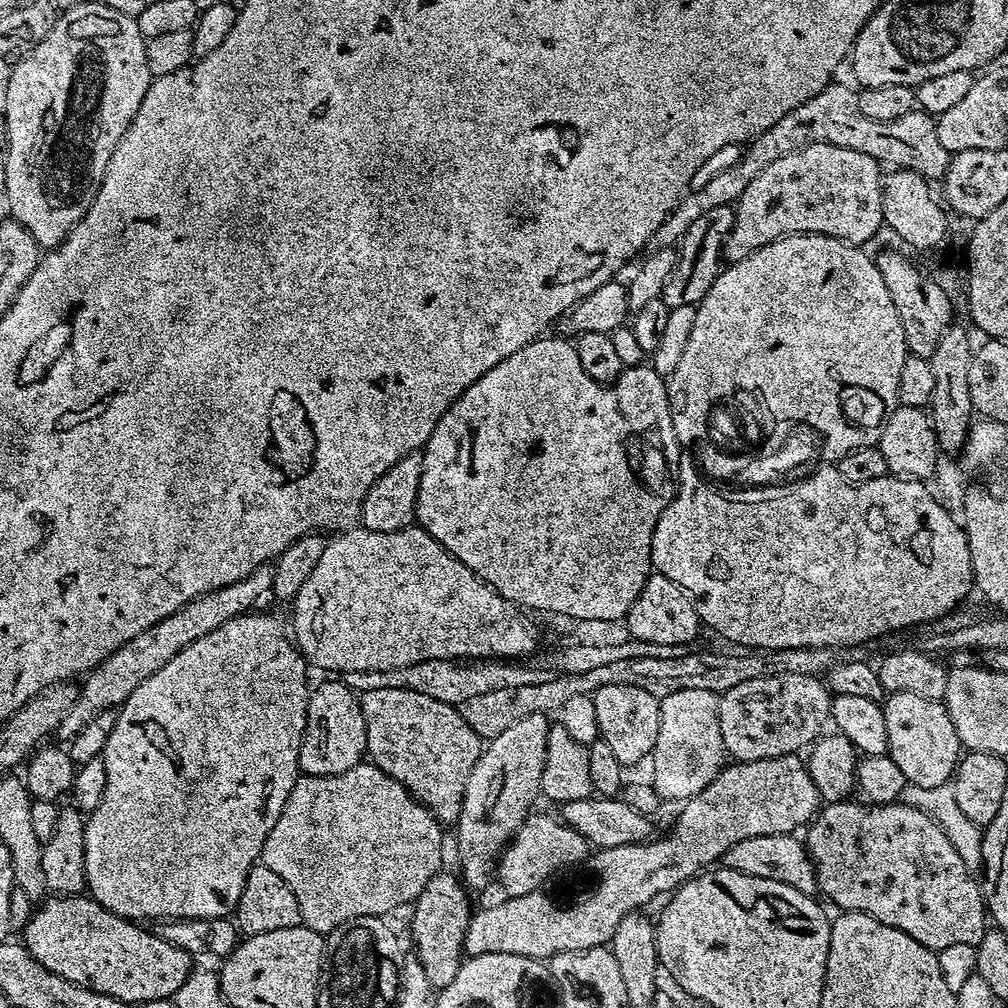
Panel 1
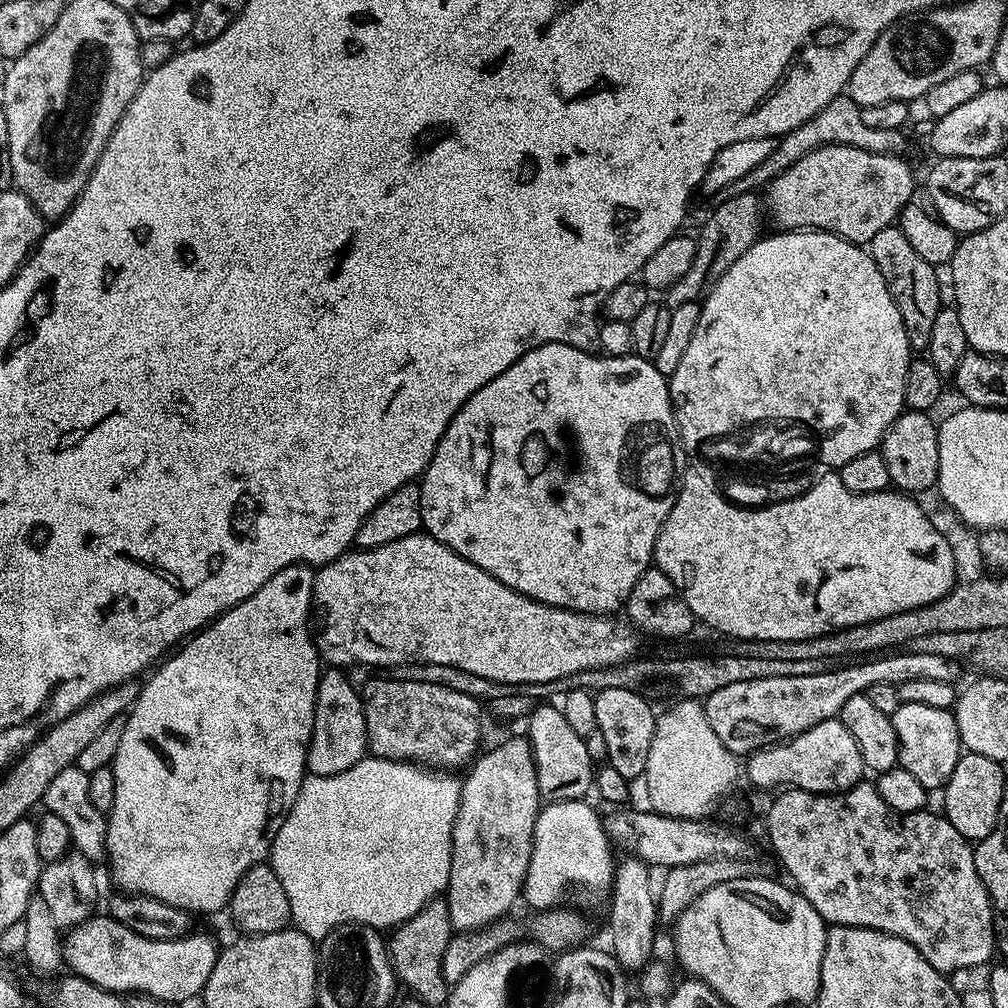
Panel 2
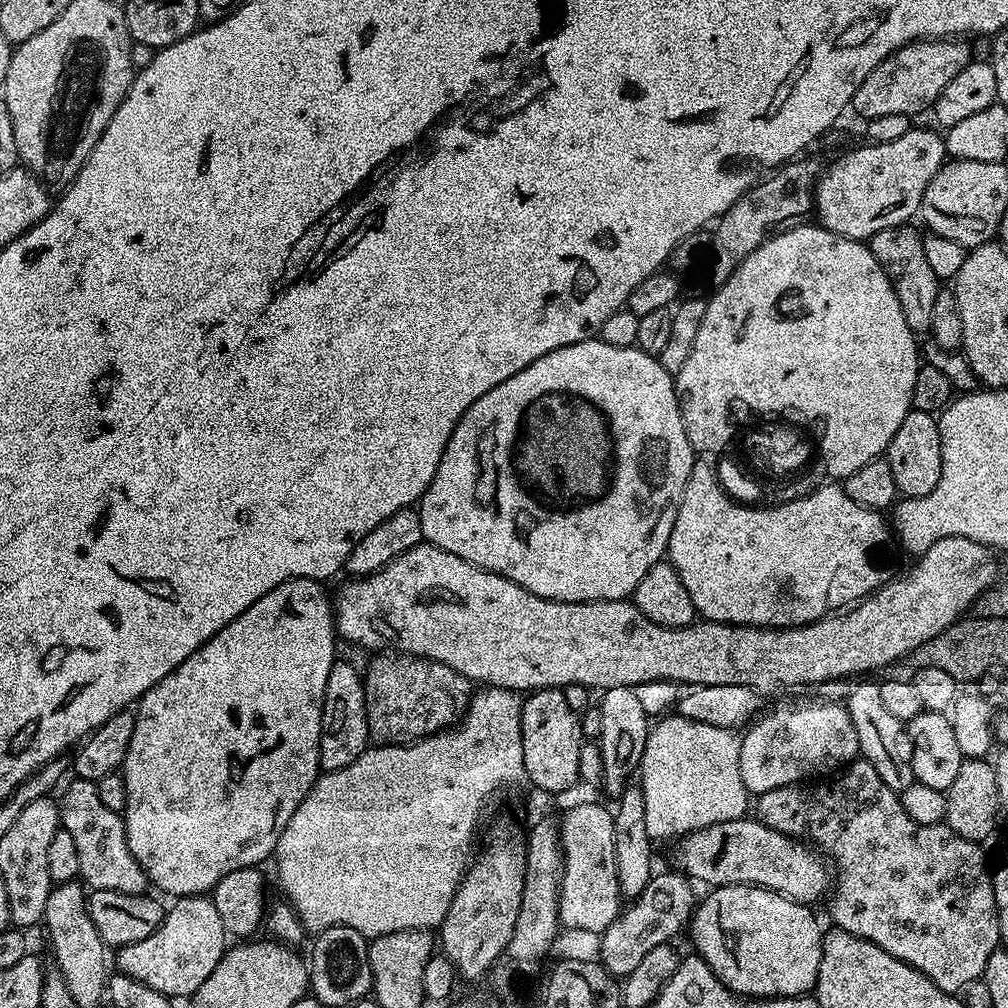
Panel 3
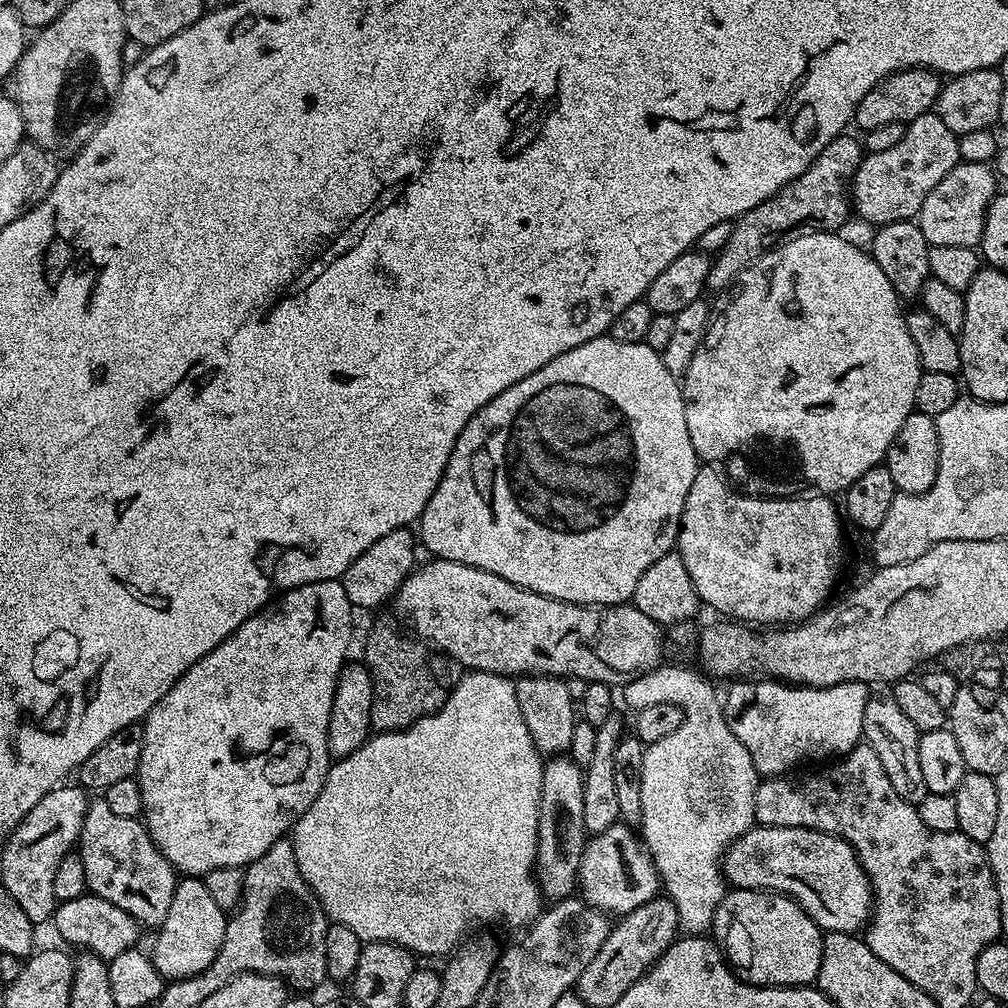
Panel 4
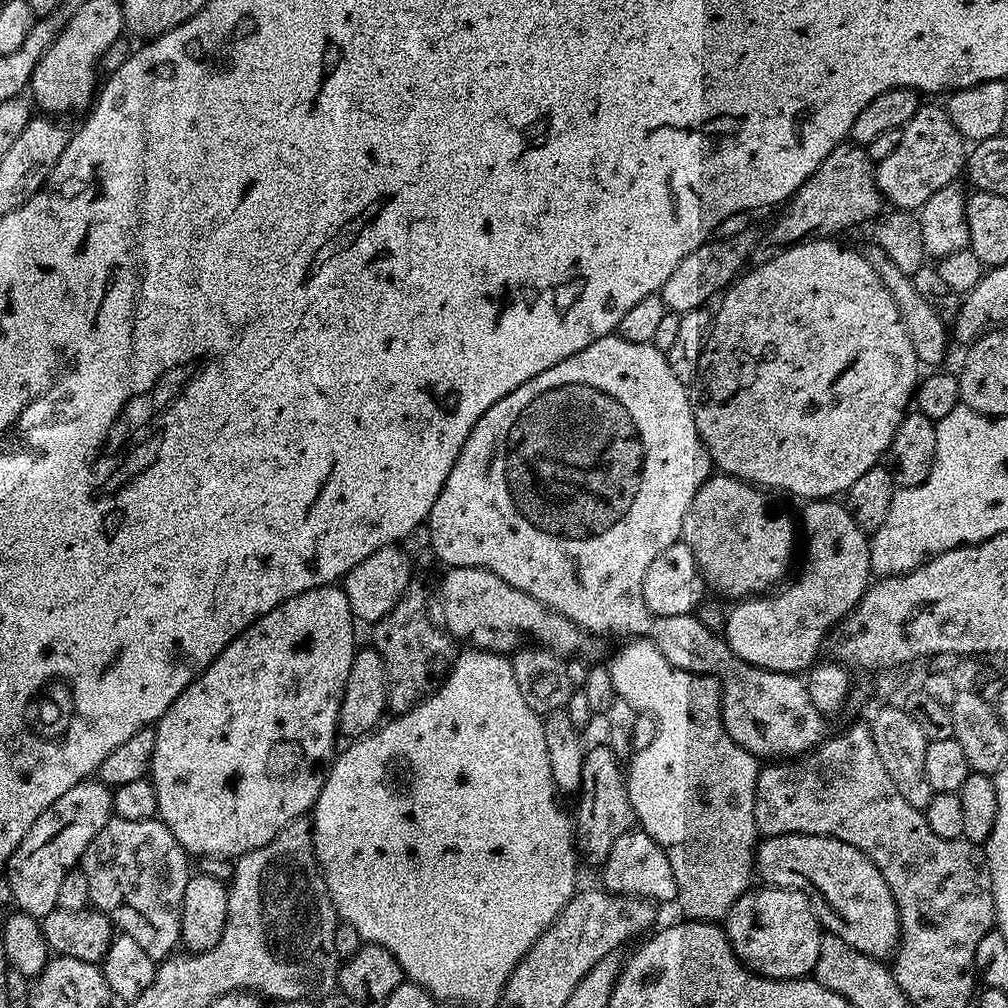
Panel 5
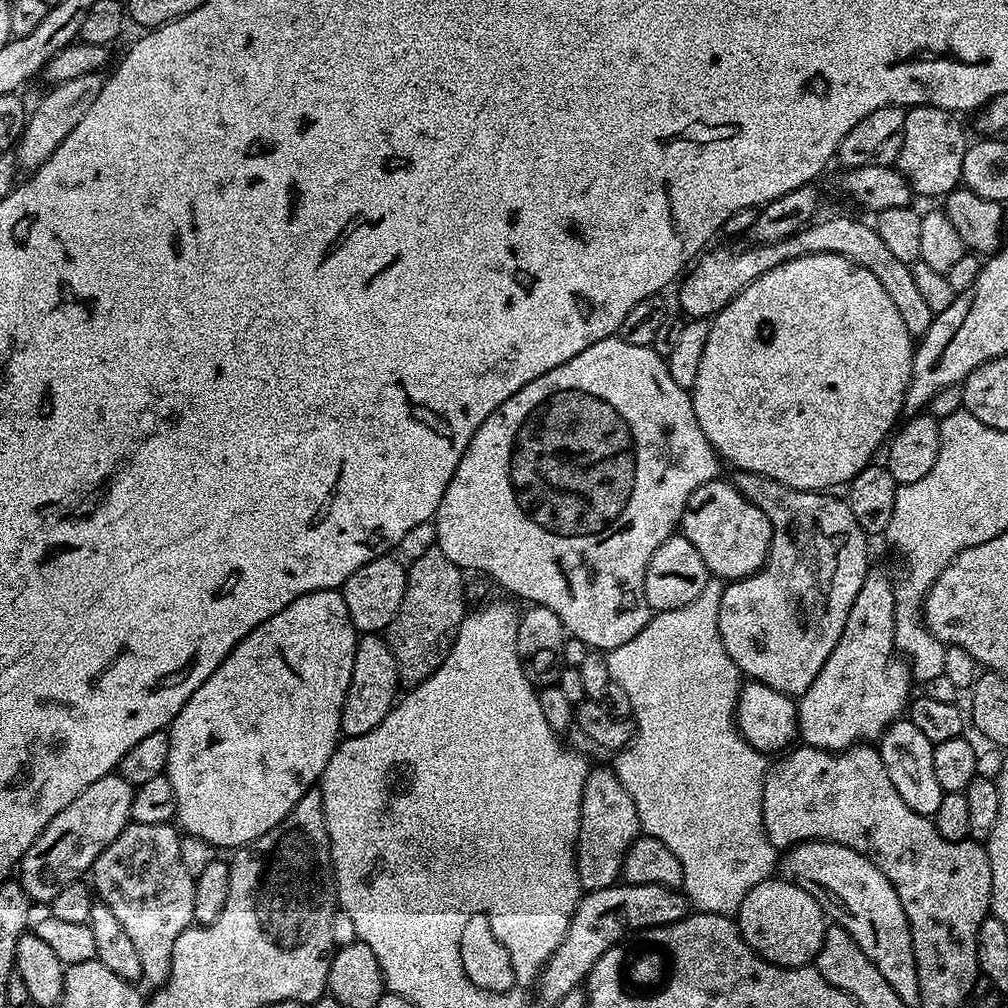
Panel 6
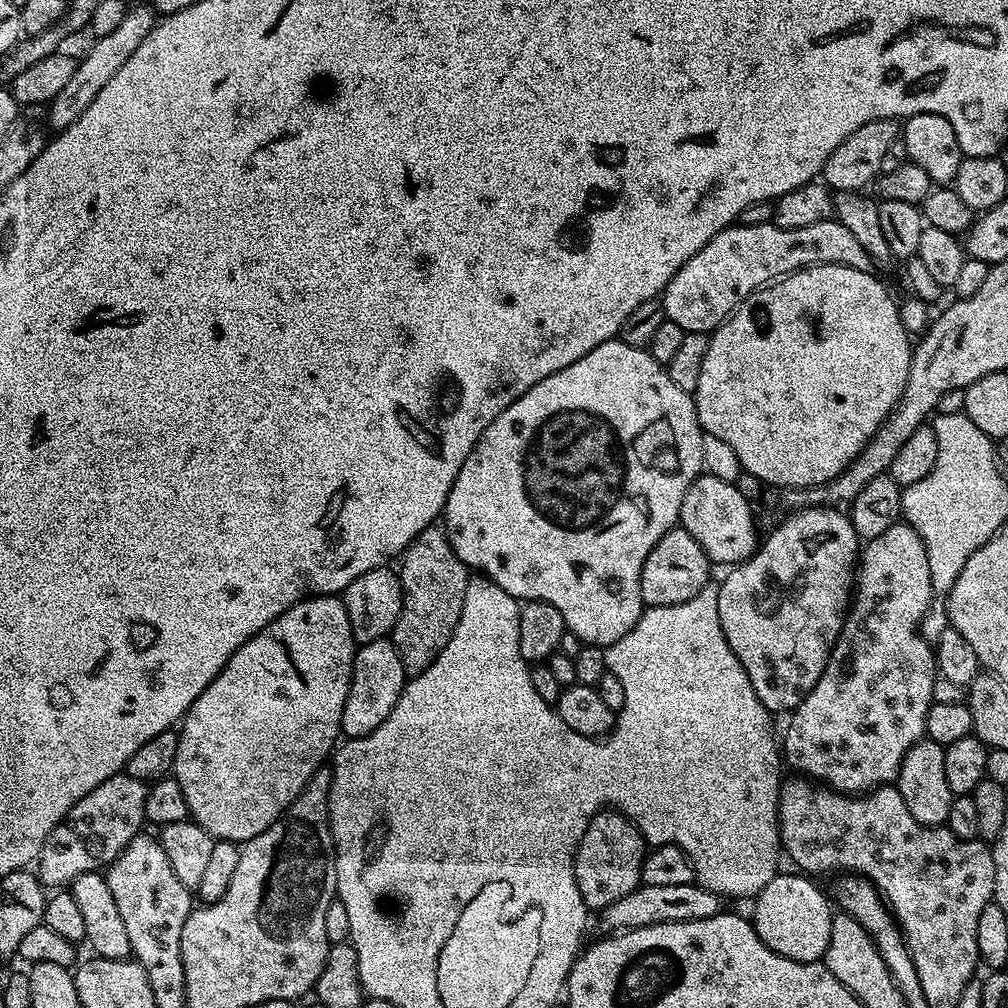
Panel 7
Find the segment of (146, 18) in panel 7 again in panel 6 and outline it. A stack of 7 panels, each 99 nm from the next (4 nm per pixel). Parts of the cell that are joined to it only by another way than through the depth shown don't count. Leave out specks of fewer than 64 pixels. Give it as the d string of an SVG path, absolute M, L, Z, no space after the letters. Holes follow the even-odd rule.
M91 72L78 78L70 78L70 82L49 87L48 93L37 102L36 109L31 109L28 120L24 123L24 132L14 145L15 163L21 169L41 168L46 158L50 158L50 154L54 154L54 150L62 146L66 134L70 134L70 130L74 130L74 126L78 126L78 122L86 118L86 110L90 110L90 106L94 106L94 98L102 94L104 82L105 77L101 73Z

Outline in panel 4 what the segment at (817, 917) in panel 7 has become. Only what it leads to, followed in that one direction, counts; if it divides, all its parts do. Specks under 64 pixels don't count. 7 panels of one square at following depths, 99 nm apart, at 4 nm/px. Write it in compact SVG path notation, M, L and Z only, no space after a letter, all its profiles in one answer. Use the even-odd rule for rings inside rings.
M754 888L725 891L722 902L716 907L710 932L736 977L747 984L757 984L760 988L799 988L811 985L820 969L824 945L822 929L796 905L796 901L779 892L761 892Z

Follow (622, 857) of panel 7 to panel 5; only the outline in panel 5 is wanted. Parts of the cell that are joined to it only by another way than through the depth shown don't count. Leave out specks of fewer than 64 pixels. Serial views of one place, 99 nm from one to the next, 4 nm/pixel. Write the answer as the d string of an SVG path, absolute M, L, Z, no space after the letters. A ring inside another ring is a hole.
M600 742L587 749L582 762L582 782L574 811L574 844L581 861L603 866L614 842L633 827L634 813L628 797L628 782L621 761Z

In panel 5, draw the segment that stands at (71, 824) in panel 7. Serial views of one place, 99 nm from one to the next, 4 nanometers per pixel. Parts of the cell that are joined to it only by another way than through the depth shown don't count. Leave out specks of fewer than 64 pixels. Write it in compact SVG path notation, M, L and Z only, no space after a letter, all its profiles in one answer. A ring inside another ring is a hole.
M89 778L70 786L62 798L58 798L30 826L30 834L22 838L18 850L8 859L6 875L8 888L12 891L12 900L19 911L27 916L42 918L56 908L58 890L68 872L73 871L84 857L86 846L94 842L94 834L111 820L112 789L101 784L99 779Z

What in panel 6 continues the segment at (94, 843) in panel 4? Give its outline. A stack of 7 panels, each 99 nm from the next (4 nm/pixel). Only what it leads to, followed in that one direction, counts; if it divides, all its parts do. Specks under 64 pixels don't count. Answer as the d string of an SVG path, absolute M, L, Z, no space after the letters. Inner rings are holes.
M128 823L122 834L118 834L118 838L114 838L114 842L110 842L102 854L98 854L90 873L90 884L99 903L110 906L110 911L117 916L118 922L122 922L122 930L126 930L134 951L142 961L143 983L148 983L152 990L162 987L170 978L174 942L178 942L178 934L182 934L182 930L191 928L194 924L196 877L188 873L186 866L182 866L181 833L172 827L171 823L154 826Z

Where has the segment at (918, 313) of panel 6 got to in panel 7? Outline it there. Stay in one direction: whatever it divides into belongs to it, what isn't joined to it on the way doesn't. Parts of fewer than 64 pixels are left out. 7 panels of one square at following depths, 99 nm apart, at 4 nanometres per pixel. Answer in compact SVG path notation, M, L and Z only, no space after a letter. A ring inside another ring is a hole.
M835 218L814 222L814 226L802 226L802 230L786 230L773 223L746 226L737 222L710 238L710 242L670 278L662 293L664 315L670 322L678 322L684 333L711 334L756 289L815 264L867 269L870 259L857 238Z

